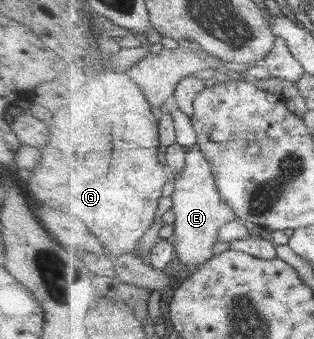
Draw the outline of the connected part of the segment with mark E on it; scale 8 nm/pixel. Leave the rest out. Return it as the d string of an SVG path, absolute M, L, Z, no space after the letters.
M198 144L187 150L186 167L173 179L172 195L173 212L175 213L174 236L176 239L176 254L189 273L200 269L200 266L214 257L214 245L219 243L220 228L226 224L238 221L234 211L222 198L217 187L217 179L213 173L213 165L206 159Z

